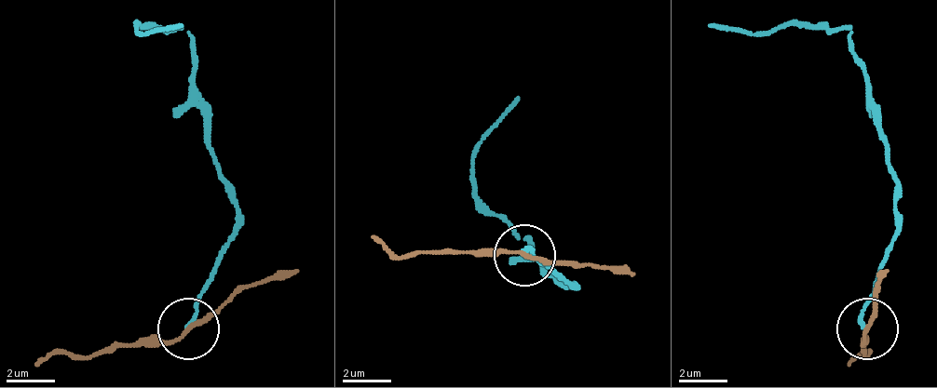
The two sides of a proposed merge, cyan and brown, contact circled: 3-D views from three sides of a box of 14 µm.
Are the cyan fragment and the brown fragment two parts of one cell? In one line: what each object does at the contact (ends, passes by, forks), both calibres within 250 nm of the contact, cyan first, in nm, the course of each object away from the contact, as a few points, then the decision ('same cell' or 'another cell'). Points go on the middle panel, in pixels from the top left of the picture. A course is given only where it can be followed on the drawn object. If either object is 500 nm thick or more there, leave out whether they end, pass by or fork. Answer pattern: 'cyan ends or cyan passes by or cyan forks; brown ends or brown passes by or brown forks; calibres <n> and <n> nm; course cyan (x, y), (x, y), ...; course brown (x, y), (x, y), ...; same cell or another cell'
cyan ends; brown passes by; calibres 160 and 150 nm; course cyan (526, 250), (575, 281), (544, 269), (520, 232), (470, 177), (477, 140), (520, 97); course brown (526, 257), (514, 250), (422, 250), (391, 257), (373, 238); another cell

